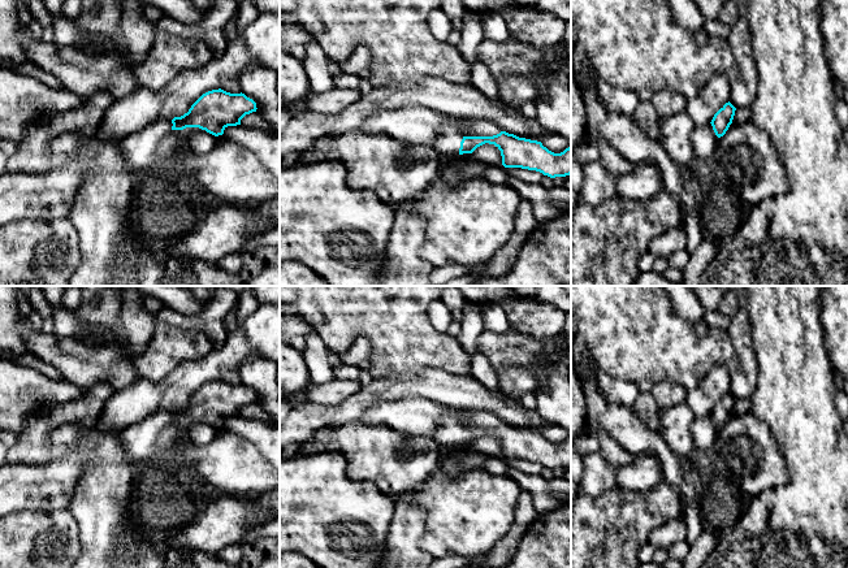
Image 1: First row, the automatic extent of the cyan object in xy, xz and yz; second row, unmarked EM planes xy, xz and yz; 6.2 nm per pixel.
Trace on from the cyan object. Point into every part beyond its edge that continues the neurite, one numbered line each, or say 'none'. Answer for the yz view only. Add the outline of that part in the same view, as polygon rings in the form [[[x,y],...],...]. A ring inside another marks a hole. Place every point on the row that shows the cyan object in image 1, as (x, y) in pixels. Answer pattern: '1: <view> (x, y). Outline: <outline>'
1: yz (704, 138). Outline: [[[711,123],[696,126],[692,134],[695,159],[708,161],[713,156],[718,140]]]

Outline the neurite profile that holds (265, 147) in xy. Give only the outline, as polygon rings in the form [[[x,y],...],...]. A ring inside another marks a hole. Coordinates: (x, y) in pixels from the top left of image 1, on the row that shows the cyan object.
[[[228,126],[217,142],[234,143],[252,152],[276,177],[280,178],[280,134],[268,134],[246,126]]]

